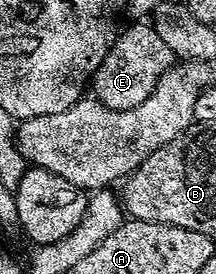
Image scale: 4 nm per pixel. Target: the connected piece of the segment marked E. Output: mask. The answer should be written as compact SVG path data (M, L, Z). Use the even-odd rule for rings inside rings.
M135 21L123 32L114 36L108 46L107 55L101 61L94 75L89 80L89 87L94 98L109 109L133 109L153 93L157 81L167 70L173 56L170 49L157 37L155 28L147 21Z

